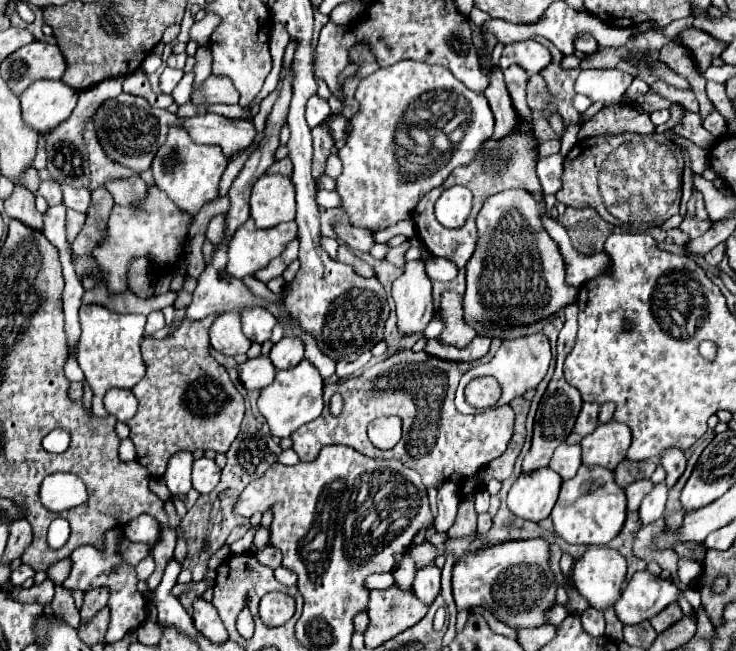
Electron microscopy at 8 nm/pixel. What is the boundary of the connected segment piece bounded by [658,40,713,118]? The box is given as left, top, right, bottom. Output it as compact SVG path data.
M669 40L659 50L658 60L666 64L675 74L679 74L679 76L682 76L691 84L691 90L693 90L693 94L697 96L697 102L699 102L699 116L705 118L709 114L709 110L711 110L713 104L707 98L707 94L705 94L705 78L701 78L701 72L697 70L697 66L689 58L689 54L675 40Z

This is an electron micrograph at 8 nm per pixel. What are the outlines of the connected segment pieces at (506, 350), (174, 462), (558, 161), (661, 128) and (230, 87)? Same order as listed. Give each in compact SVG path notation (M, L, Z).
M529 334L529 336L519 336L519 338L513 338L513 340L505 340L491 362L479 364L479 366L471 368L471 370L461 378L459 388L457 388L457 396L455 396L455 406L457 406L457 410L459 410L461 414L477 414L486 411L486 409L471 408L467 400L465 400L465 386L467 386L473 378L481 378L481 376L493 376L493 378L499 380L503 394L501 394L501 400L497 402L494 408L505 406L505 404L509 404L513 398L523 396L527 390L537 388L537 384L539 384L539 382L543 380L543 376L547 374L549 362L551 362L551 348L549 348L549 338L547 338L545 334Z
M179 450L169 458L163 478L171 494L183 496L185 492L191 490L191 464L193 464L193 454L185 450Z
M555 154L549 158L539 158L537 176L541 180L545 196L557 194L561 190L561 174L563 174L563 156Z
M673 104L671 106L671 118L665 124L656 126L655 132L663 133L666 131L670 131L681 120L683 113L684 110L682 107L680 107L678 104Z
M210 75L197 90L191 92L191 102L193 104L238 104L239 93L235 86L224 76Z

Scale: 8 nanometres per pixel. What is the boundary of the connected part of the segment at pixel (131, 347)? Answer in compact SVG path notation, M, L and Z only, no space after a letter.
M83 304L79 310L81 320L81 340L77 346L77 362L85 372L85 380L93 390L93 414L107 416L103 406L103 396L109 388L127 388L131 390L143 376L145 364L141 358L141 340L143 340L143 314L115 314L99 304Z

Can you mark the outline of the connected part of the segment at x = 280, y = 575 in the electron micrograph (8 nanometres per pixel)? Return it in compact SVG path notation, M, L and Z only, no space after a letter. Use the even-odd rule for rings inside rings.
M283 566L275 570L275 578L277 578L281 584L285 584L285 586L295 586L295 584L297 584L295 572L289 572L289 570L283 568Z

